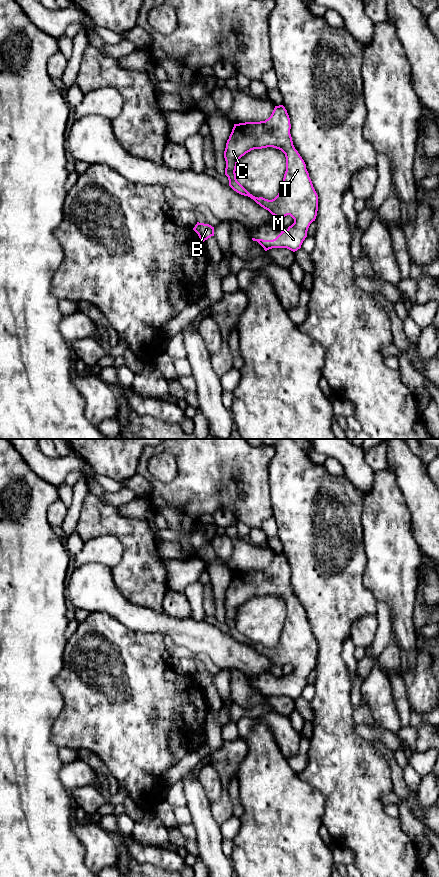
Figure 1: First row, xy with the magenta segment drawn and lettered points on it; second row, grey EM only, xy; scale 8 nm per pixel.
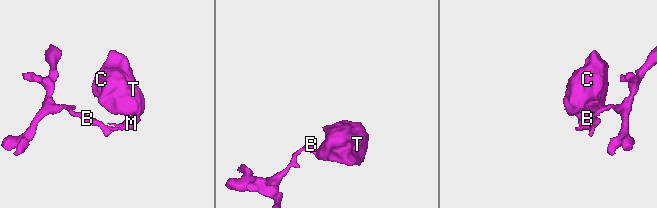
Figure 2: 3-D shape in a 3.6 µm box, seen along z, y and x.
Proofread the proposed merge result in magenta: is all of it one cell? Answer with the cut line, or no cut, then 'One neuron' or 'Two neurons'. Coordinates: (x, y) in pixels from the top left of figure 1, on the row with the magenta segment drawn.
Split along xy (262, 245), (267, 249). Two neurons

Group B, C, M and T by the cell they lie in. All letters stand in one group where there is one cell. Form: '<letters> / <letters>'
B / C M T

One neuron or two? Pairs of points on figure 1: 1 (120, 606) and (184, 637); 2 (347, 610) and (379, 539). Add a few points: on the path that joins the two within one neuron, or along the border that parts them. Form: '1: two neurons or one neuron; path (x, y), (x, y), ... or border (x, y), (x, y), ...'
1: one neuron; path (136, 618), (168, 625)
2: two neurons; border (363, 551), (366, 567), (362, 583), (374, 596)

